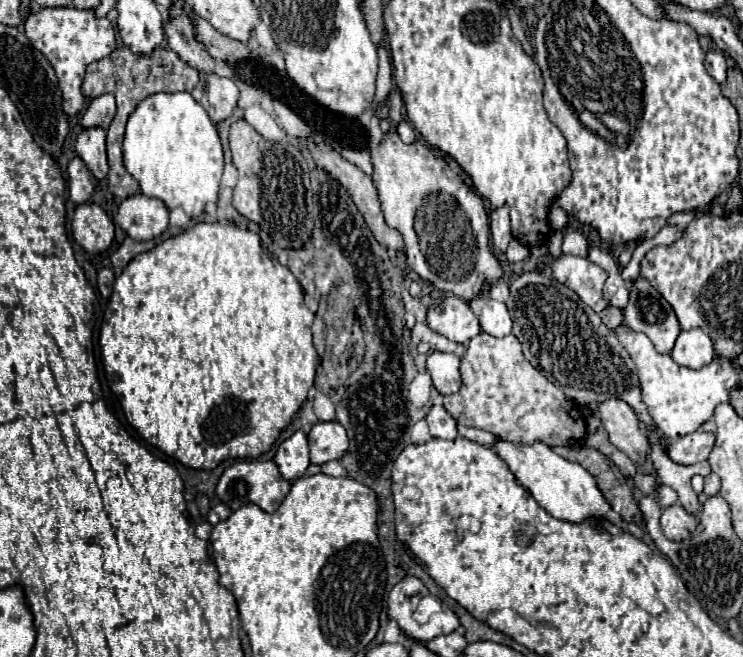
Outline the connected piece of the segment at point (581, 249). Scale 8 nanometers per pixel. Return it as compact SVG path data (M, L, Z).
M576 232L564 234L564 246L562 246L562 250L566 254L586 256L586 238L582 234L576 234Z

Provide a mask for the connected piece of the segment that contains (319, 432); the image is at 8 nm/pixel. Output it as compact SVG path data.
M318 422L308 432L310 462L326 464L330 460L340 460L348 450L346 430L338 422Z

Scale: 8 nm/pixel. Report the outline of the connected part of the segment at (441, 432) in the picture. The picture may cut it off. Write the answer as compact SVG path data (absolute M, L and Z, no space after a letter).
M432 406L426 414L426 422L434 438L444 438L444 440L456 438L456 420L446 412L444 406Z

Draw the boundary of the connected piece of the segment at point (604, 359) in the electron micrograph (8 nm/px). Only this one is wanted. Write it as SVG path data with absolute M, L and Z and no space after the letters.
M524 272L514 282L510 282L510 298L506 300L506 306L514 322L512 334L520 340L526 360L542 376L548 376L548 380L552 380L552 384L556 384L568 396L568 400L586 406L600 404L610 398L620 398L636 412L638 420L648 428L652 446L650 456L662 484L674 488L680 496L682 506L690 514L696 514L700 504L690 480L696 474L710 474L708 462L684 466L676 464L668 456L666 440L660 436L660 432L656 432L656 426L652 424L652 418L644 408L636 364L632 362L628 352L624 352L624 346L620 346L616 334L602 326L600 316L590 306L586 306L568 286L558 284L554 278L540 272Z

